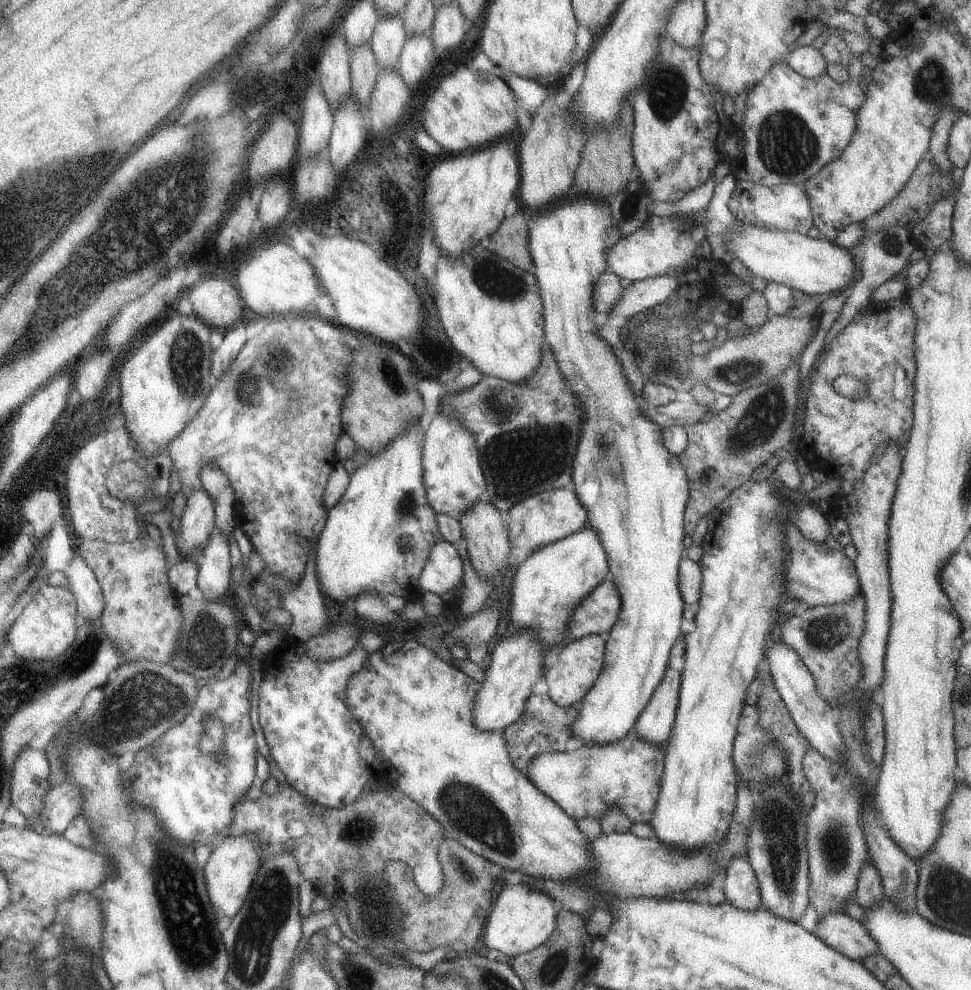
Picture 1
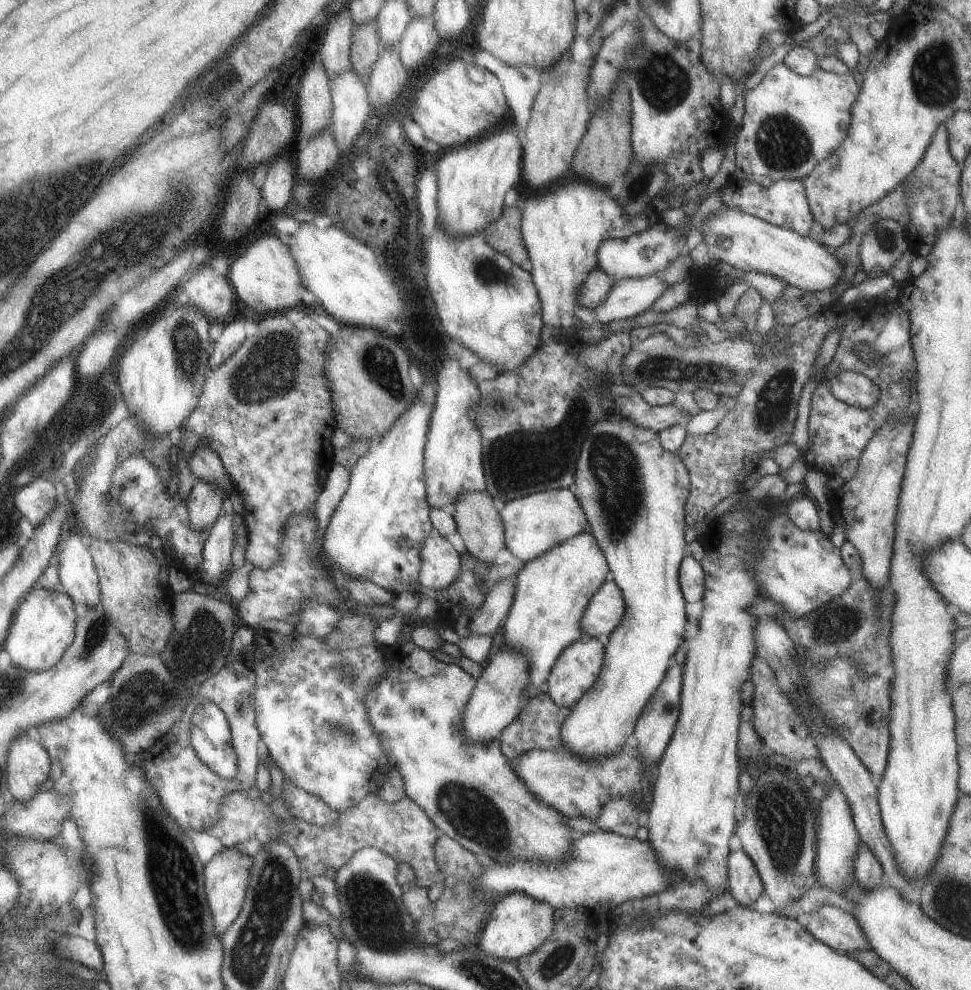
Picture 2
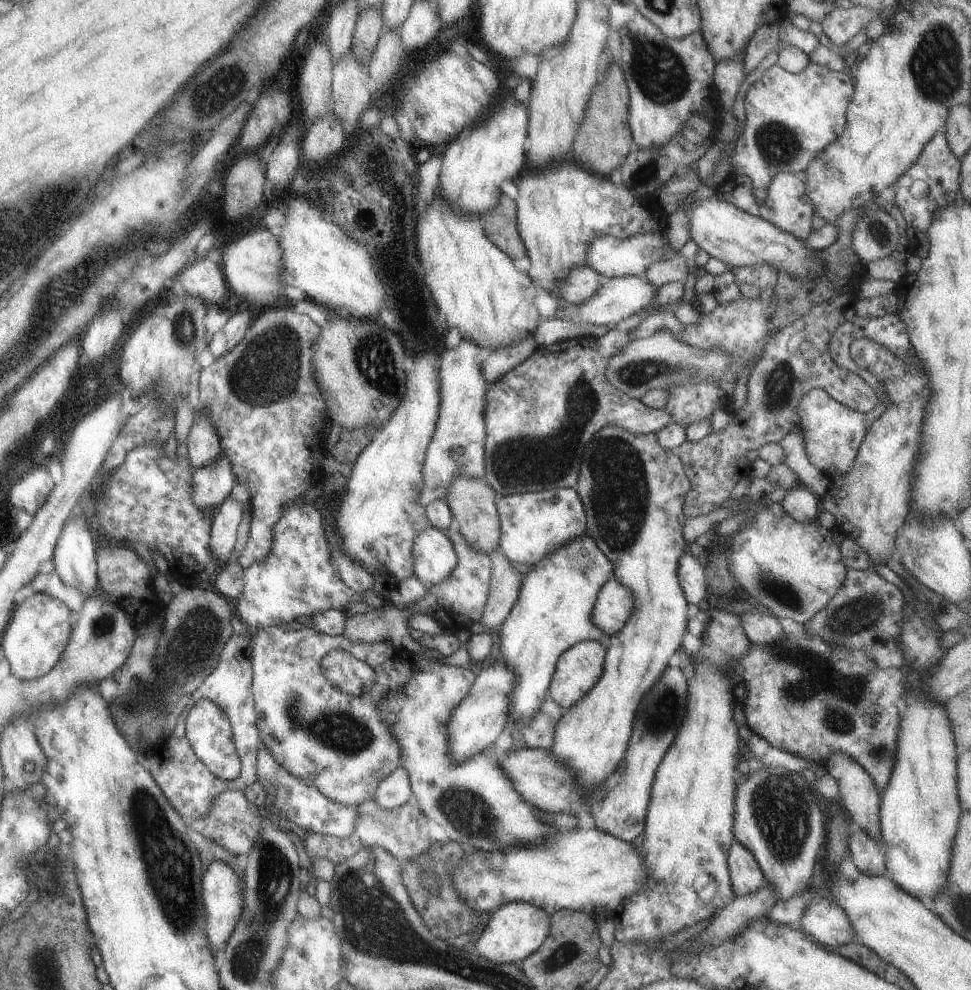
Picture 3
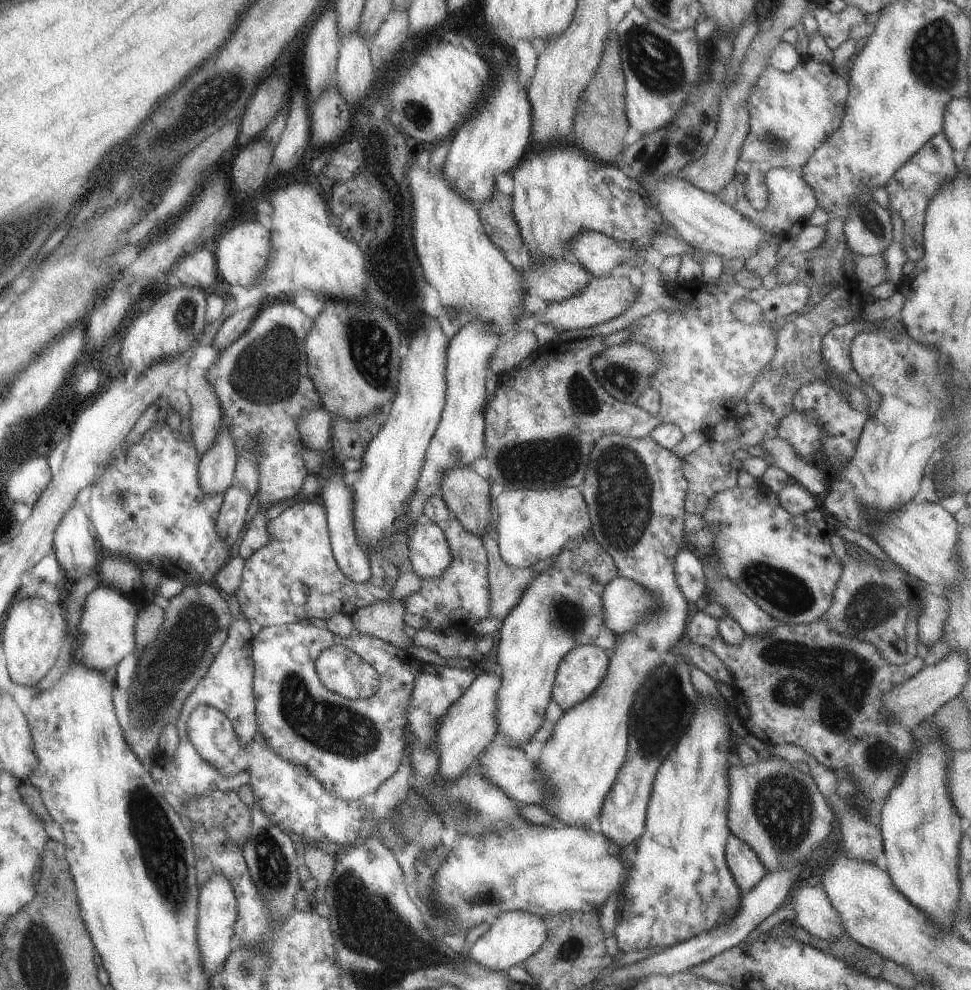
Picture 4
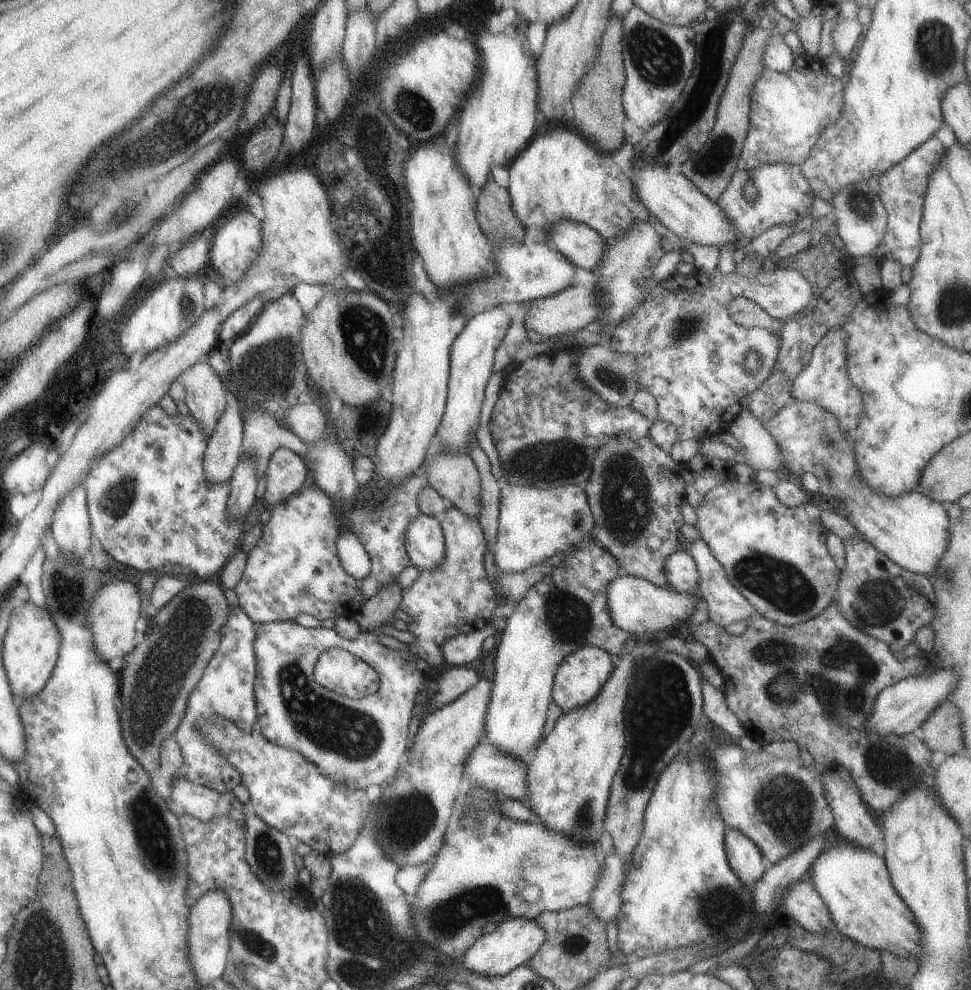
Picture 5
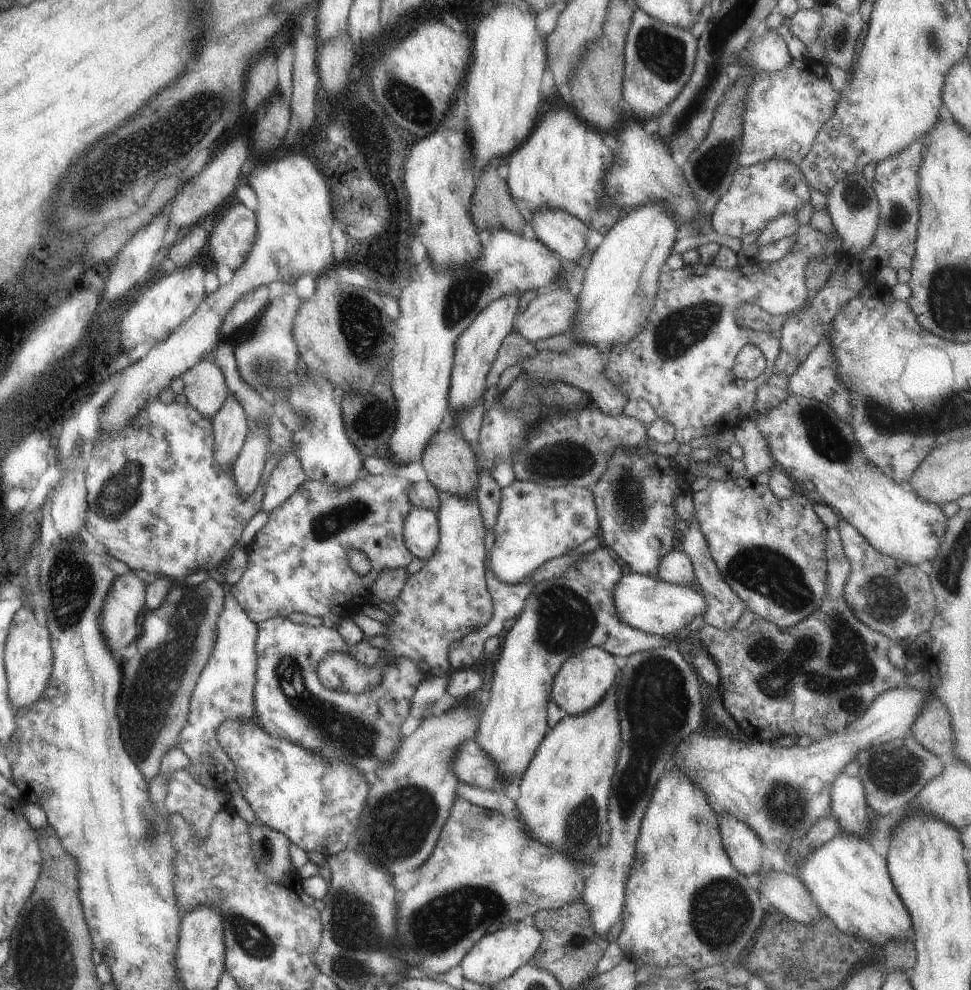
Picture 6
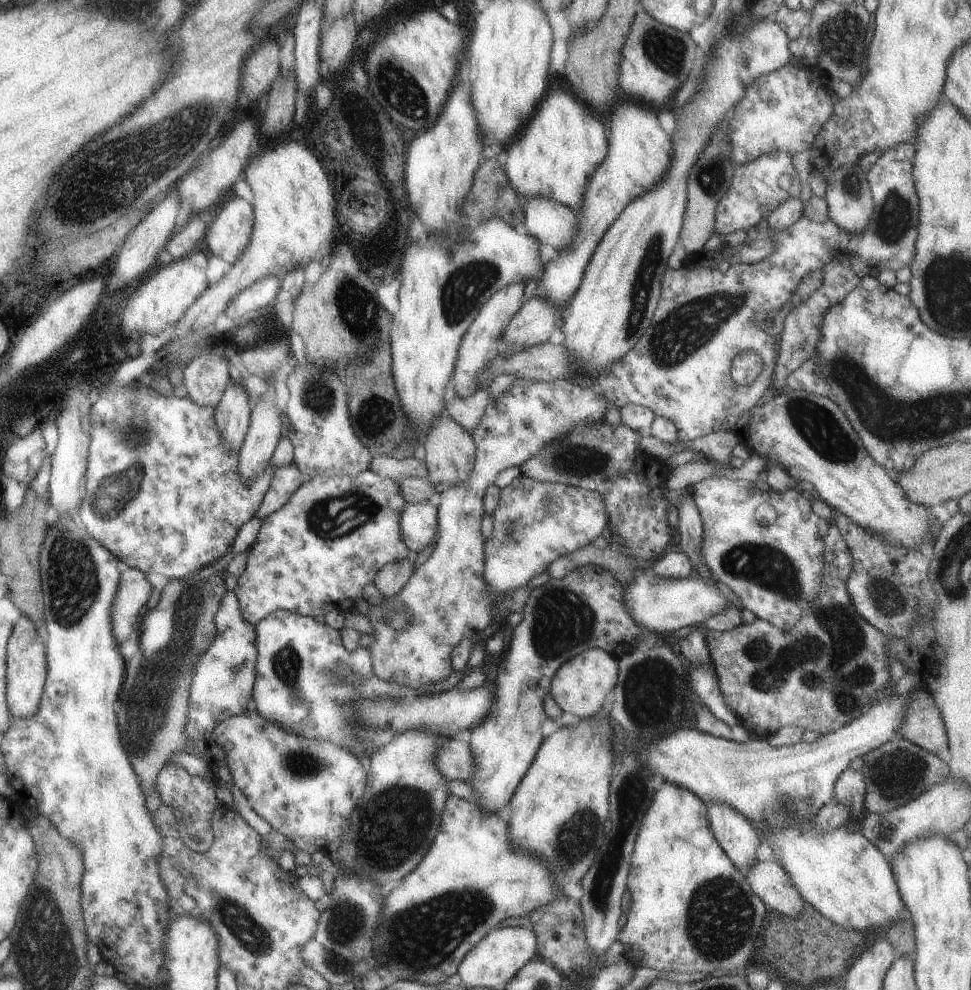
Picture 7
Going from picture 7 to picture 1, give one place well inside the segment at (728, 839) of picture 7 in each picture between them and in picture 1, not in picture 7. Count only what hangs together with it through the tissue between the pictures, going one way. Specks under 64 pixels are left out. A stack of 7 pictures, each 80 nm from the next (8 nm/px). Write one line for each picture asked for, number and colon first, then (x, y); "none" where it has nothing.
1: (740, 889)
2: (744, 886)
3: (745, 877)
4: (746, 870)
5: (744, 859)
6: (742, 847)

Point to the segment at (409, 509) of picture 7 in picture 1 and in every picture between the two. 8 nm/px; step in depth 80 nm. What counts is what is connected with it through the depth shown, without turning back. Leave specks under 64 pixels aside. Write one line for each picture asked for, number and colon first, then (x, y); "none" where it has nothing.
1: (441, 573)
2: (439, 563)
3: (433, 557)
4: (429, 555)
5: (423, 540)
6: (420, 533)

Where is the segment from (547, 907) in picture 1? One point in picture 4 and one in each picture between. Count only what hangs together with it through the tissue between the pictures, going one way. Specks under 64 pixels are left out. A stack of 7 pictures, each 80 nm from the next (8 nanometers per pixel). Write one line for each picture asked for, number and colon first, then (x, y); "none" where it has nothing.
2: (518, 924)
3: (514, 930)
4: (513, 935)

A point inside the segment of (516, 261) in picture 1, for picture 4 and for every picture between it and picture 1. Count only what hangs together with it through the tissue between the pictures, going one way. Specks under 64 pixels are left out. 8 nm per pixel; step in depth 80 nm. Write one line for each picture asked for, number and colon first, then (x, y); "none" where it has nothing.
2: (503, 234)
3: (500, 228)
4: (498, 223)

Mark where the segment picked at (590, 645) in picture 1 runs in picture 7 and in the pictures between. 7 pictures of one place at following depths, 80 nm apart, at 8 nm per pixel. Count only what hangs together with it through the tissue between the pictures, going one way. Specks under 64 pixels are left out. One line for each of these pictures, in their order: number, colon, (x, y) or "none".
2: (576, 667)
3: (577, 669)
4: (581, 669)
5: (578, 678)
6: (582, 679)
7: (579, 685)

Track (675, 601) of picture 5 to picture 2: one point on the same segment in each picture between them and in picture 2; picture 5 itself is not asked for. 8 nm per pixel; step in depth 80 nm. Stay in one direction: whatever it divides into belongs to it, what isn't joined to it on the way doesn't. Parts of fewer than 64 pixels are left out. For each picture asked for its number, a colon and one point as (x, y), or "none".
2: (604, 610)
3: (613, 604)
4: (622, 602)

